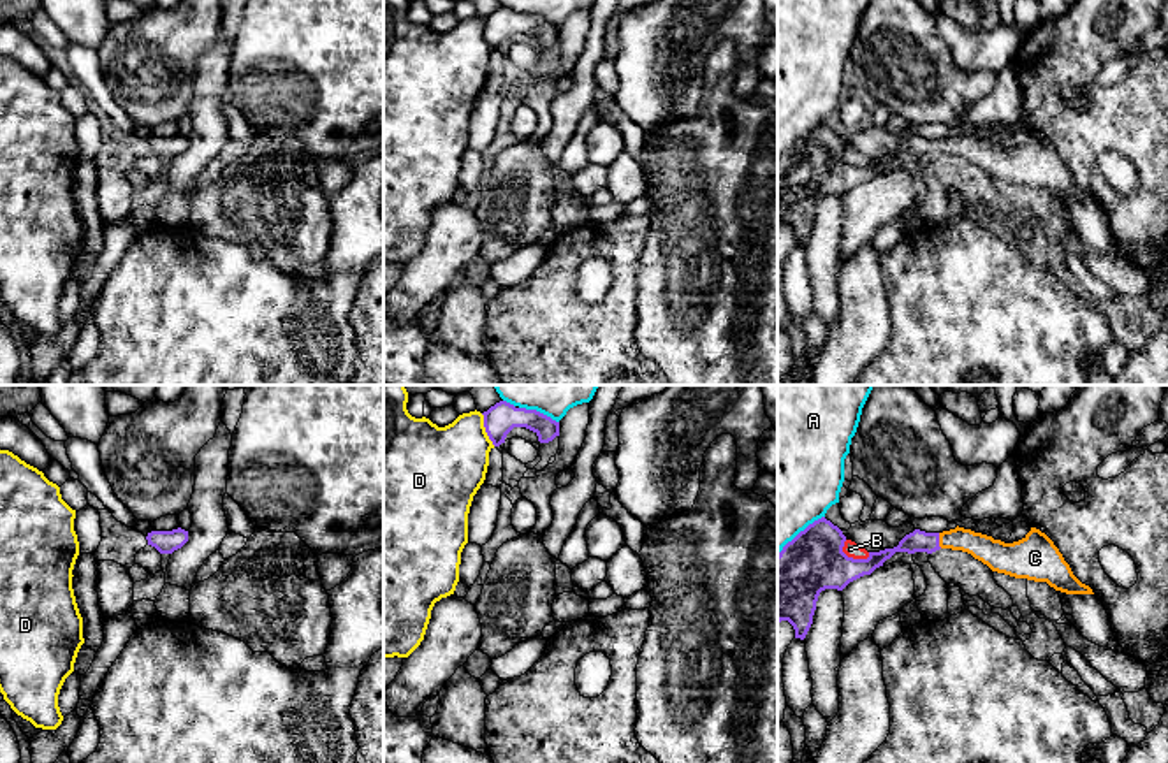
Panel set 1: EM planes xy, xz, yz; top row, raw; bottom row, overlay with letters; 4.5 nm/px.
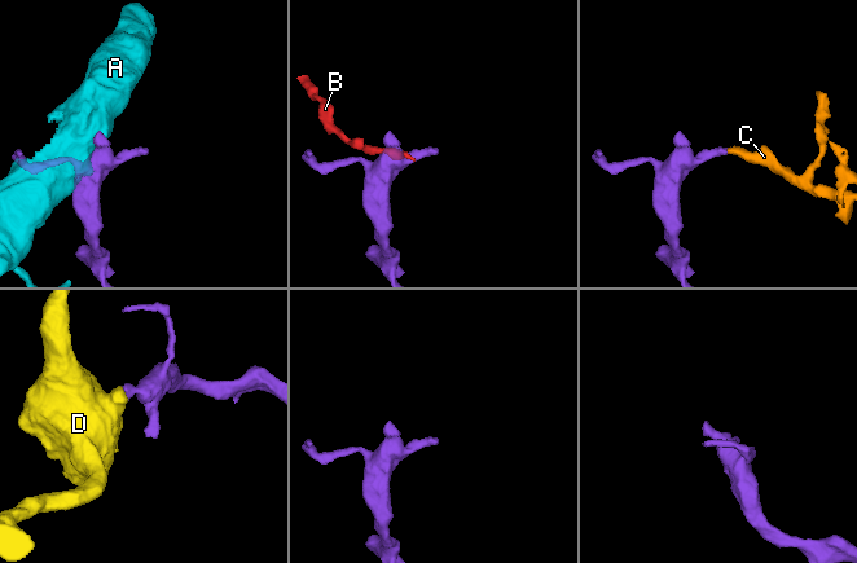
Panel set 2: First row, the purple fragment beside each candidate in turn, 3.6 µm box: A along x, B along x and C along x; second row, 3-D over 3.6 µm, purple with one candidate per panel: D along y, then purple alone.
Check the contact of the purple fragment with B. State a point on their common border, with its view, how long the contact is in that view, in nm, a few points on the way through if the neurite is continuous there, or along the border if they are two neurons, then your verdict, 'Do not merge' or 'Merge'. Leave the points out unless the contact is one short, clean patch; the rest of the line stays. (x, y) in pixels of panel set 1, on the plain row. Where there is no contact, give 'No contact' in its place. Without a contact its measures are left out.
Touches purple at yz (852, 164). Shared border 140 nm. Boundary: yz (843, 148), (843, 157), (848, 162), (869, 162). Do not merge

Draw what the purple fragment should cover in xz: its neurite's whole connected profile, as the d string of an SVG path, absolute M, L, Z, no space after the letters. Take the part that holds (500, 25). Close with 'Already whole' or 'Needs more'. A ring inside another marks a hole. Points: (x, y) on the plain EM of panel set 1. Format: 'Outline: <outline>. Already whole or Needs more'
Outline: M507 7L491 12L484 21L484 33L494 53L505 49L514 33L526 33L538 42L540 49L549 49L559 42L559 28L551 23L526 14L515 14Z. Already whole

